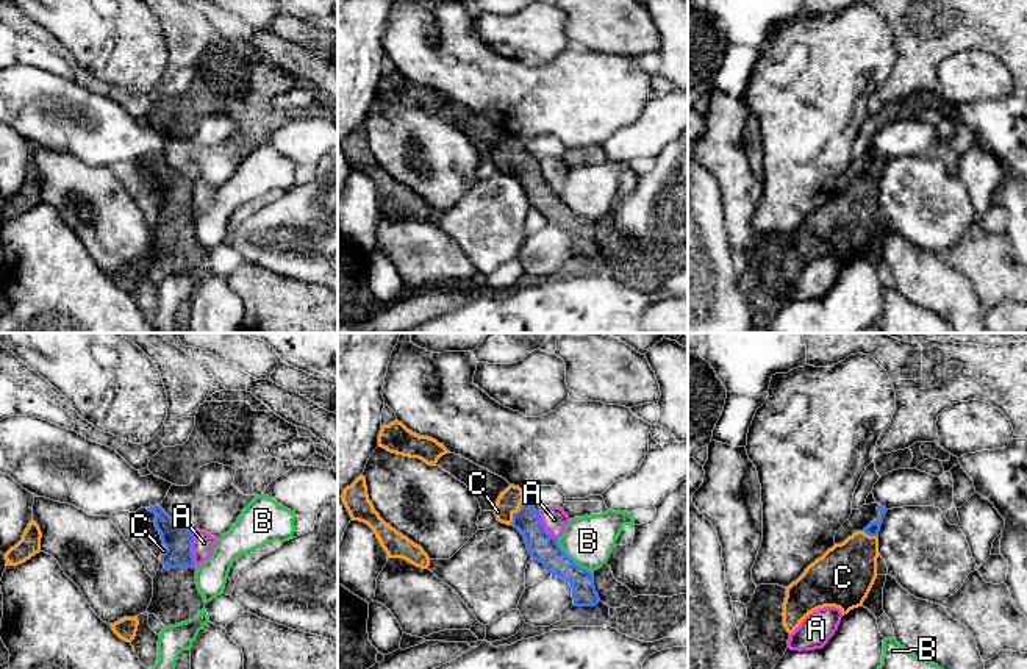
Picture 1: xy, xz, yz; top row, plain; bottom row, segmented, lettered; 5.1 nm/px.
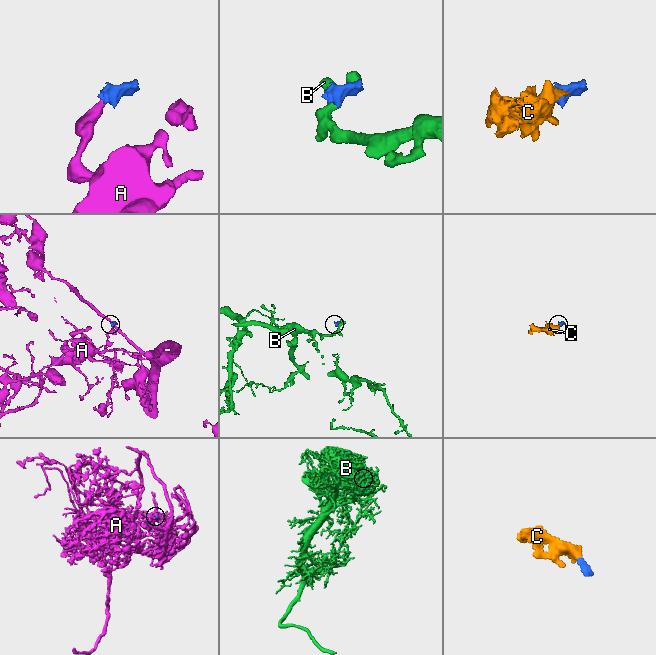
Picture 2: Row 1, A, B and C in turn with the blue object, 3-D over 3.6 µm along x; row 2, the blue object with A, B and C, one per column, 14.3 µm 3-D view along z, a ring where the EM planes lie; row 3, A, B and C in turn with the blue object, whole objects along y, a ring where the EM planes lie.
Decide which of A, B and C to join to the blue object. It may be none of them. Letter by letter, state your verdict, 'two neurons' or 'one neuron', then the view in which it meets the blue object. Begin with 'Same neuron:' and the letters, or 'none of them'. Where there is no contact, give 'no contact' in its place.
Same neuron: C
A: two neurons; contact in xy
B: two neurons; contact in xz
C: one neuron; contact in xz

